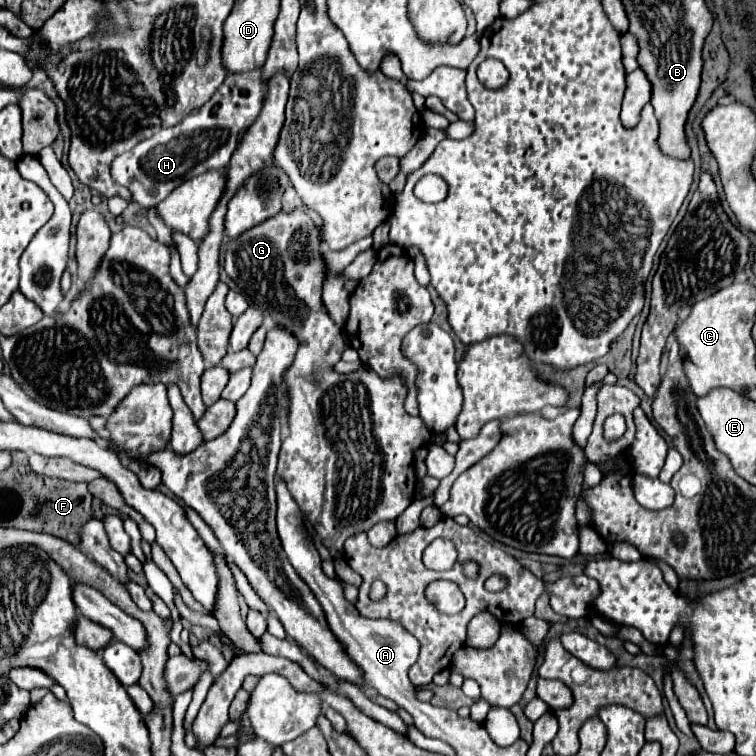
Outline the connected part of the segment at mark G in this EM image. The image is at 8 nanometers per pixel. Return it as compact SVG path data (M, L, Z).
M302 210L278 212L260 226L230 242L226 250L224 270L236 282L252 304L270 314L274 326L288 330L298 340L298 352L288 366L284 386L288 392L288 436L282 440L278 456L278 474L286 480L292 498L312 522L316 534L332 556L344 556L344 540L352 534L368 532L376 522L394 522L412 502L416 488L414 450L430 440L430 432L420 418L404 412L404 384L398 378L384 380L380 376L366 376L366 380L346 380L344 374L334 372L334 364L350 346L344 328L336 326L322 304L322 288L326 280L326 262L320 254L320 230L314 220Z

